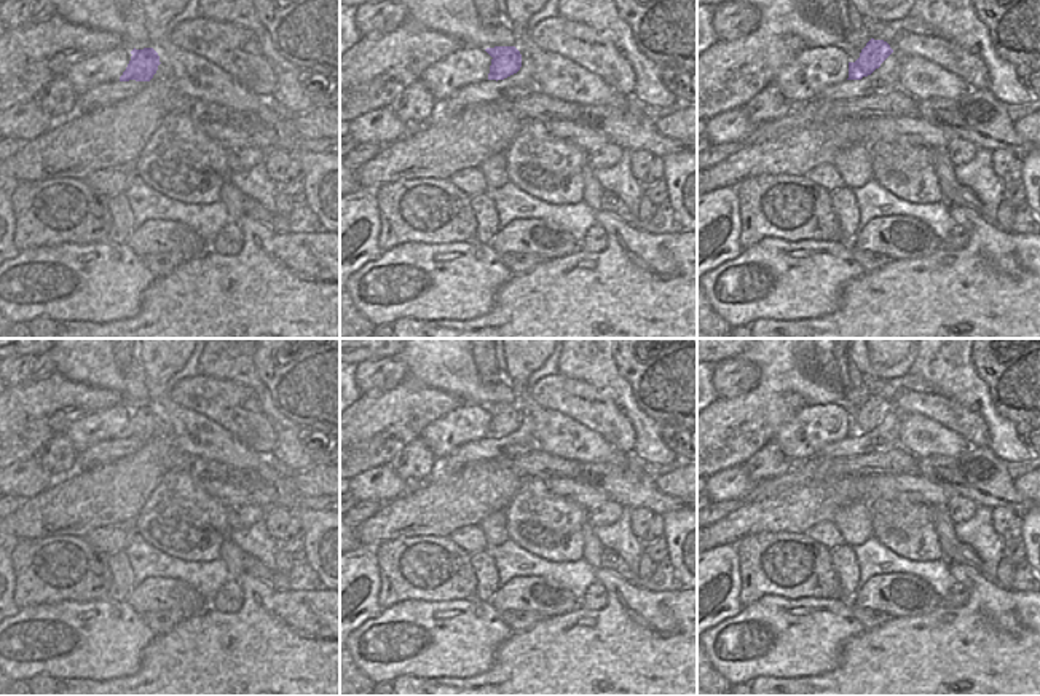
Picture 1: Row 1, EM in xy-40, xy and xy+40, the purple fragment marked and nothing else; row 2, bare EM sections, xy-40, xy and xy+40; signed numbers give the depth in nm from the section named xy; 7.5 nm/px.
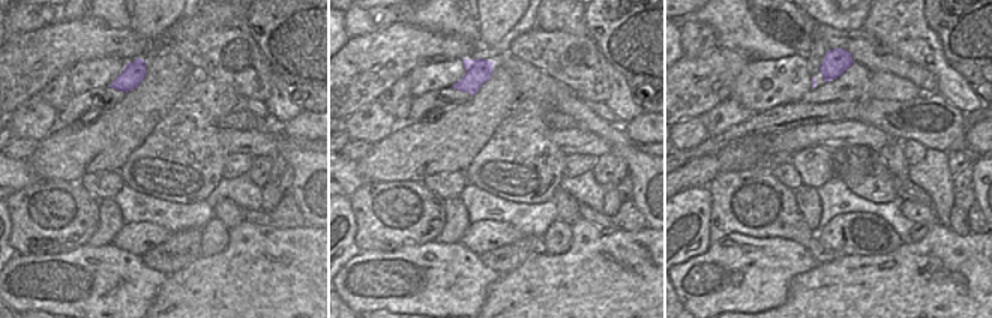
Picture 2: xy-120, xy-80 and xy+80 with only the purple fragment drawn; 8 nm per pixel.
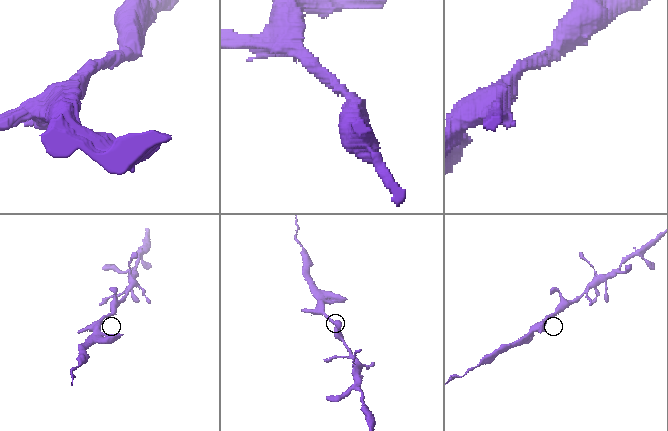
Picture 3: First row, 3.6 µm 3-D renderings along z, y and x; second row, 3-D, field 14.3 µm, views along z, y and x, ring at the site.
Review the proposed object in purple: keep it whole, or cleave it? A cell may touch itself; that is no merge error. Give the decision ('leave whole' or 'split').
leave whole

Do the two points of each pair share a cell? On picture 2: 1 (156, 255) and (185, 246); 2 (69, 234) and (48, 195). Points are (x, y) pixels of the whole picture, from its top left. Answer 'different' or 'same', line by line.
1: same
2: same

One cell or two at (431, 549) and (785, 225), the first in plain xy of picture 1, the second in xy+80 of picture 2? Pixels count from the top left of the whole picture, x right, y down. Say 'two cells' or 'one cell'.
one cell

